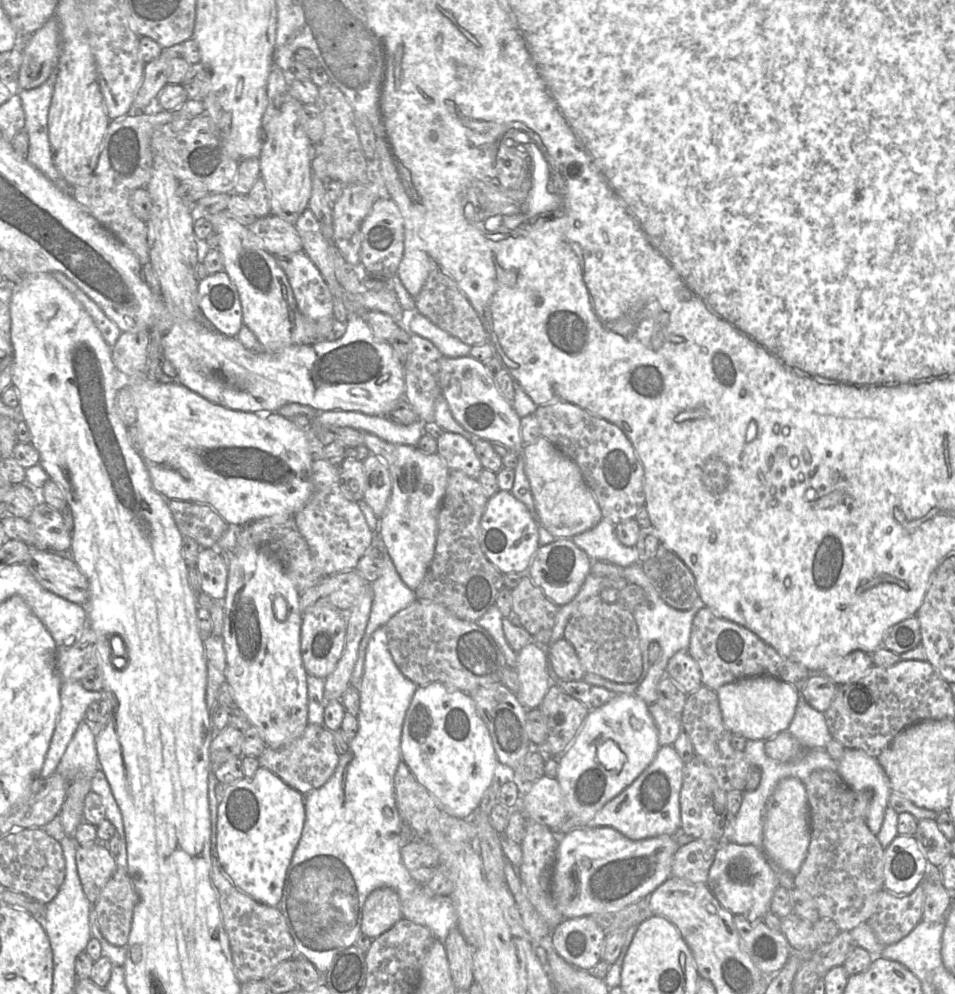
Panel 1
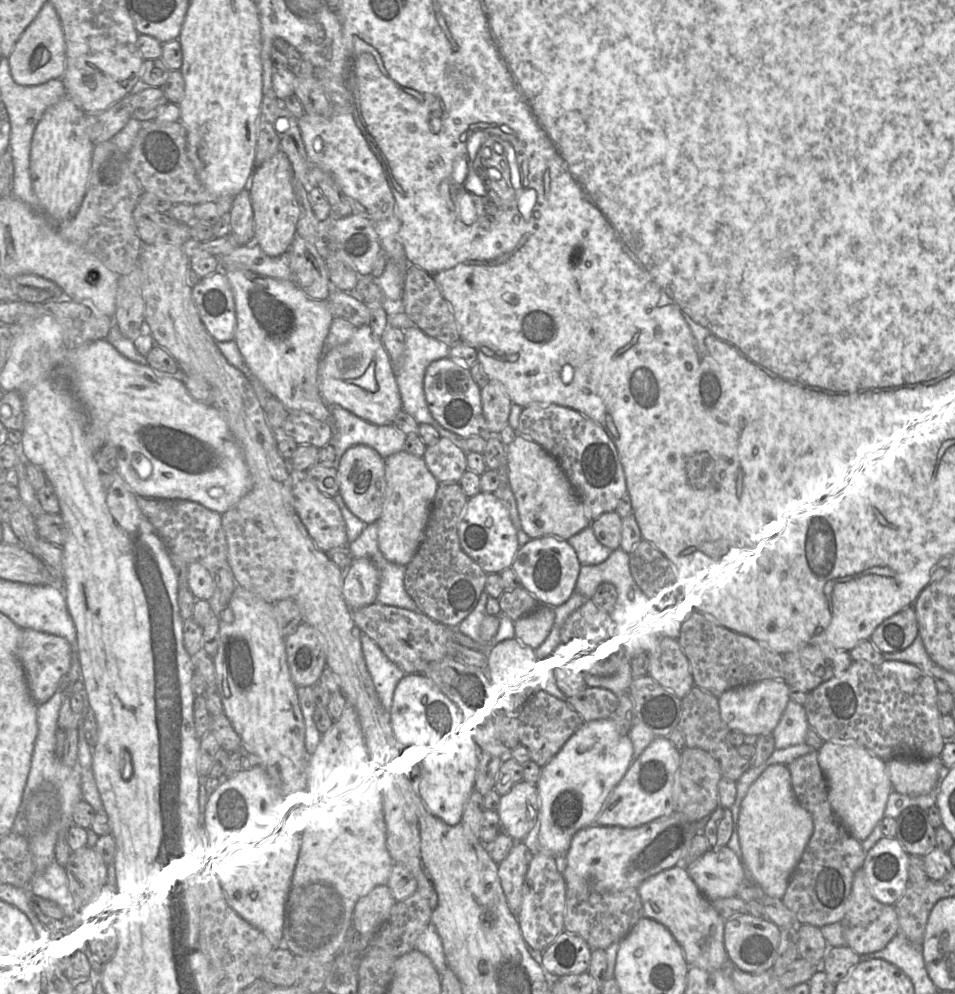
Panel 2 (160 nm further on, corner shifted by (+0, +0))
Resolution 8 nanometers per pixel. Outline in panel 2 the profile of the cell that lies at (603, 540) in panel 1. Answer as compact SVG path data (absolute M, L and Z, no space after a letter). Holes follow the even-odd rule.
M591 527L585 528L566 541L575 550L581 566L601 564L612 552L596 539Z

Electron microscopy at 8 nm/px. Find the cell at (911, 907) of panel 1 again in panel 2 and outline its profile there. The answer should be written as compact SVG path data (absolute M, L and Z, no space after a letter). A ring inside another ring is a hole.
M863 869L855 872L847 912L841 922L846 946L858 955L882 950L899 933L899 921L894 905L877 901L866 885Z

